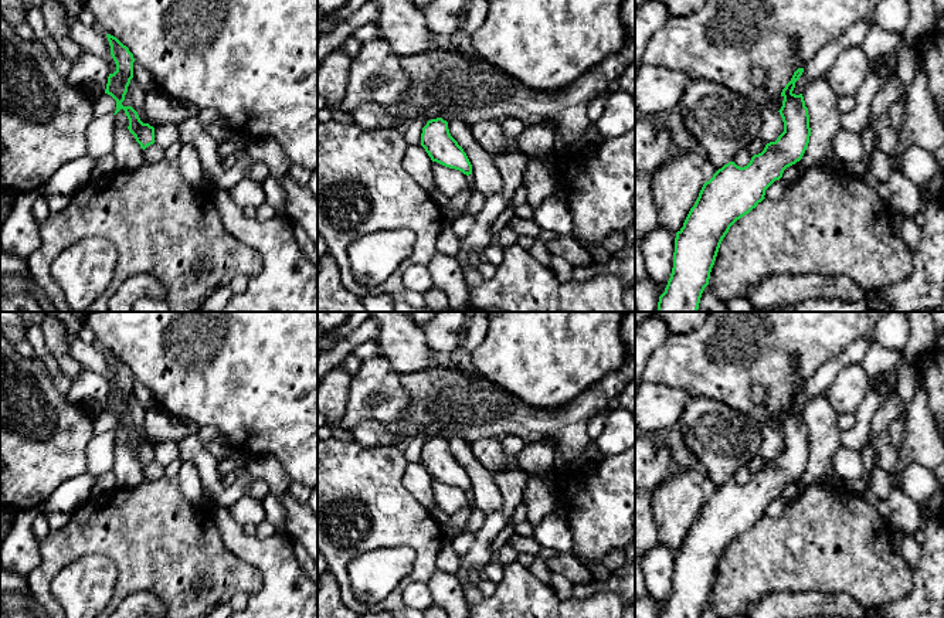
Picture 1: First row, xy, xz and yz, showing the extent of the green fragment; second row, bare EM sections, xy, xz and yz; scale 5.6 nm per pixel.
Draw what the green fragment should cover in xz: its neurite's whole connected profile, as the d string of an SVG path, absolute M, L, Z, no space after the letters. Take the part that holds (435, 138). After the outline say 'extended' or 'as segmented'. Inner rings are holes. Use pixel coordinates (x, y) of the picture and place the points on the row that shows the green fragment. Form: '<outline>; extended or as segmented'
M442 118L427 122L421 133L421 146L425 149L432 162L459 170L468 179L468 187L449 198L449 210L442 211L444 224L448 224L451 215L463 213L472 193L475 191L472 164L463 149L451 136L448 122Z; extended

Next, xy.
M106 34L106 37L111 45L111 55L116 64L116 71L109 74L105 94L111 95L116 101L116 111L113 115L120 109L125 111L129 119L128 129L145 150L147 146L154 143L154 128L149 123L143 123L132 106L122 105L130 79L133 78L133 54L116 37L111 34Z; as segmented

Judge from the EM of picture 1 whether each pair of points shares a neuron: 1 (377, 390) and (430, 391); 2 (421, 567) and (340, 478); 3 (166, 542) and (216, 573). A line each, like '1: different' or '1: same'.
1: different
2: same
3: same

